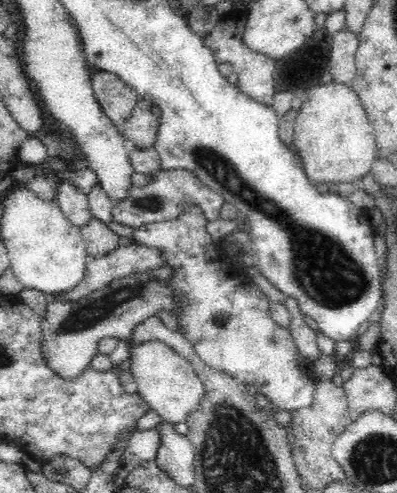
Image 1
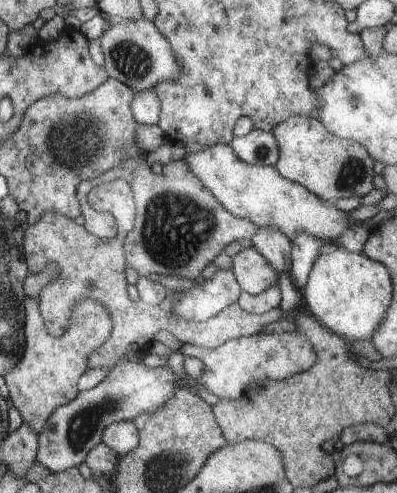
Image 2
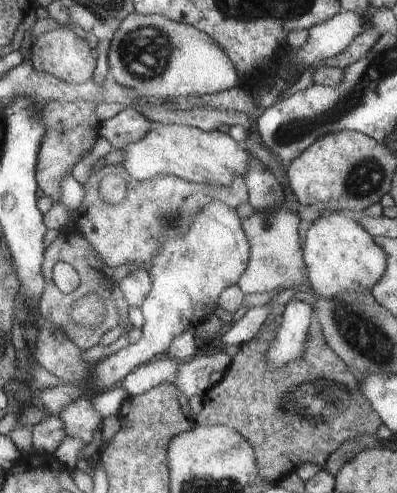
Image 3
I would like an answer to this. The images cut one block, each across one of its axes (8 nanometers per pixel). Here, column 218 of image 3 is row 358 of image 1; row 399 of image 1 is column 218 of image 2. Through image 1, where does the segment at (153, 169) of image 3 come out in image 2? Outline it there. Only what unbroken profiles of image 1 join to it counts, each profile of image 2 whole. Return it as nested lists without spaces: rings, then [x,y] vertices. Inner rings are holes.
[[[213,144],[199,152],[183,152],[183,158],[191,174],[217,198],[217,202],[239,218],[249,218],[257,228],[277,228],[285,236],[293,238],[299,232],[309,232],[317,240],[327,240],[335,244],[341,232],[351,224],[345,220],[345,214],[335,208],[327,206],[319,196],[311,194],[301,184],[285,180],[279,176],[275,166],[251,166],[239,156],[235,156],[233,148],[227,144]]]

